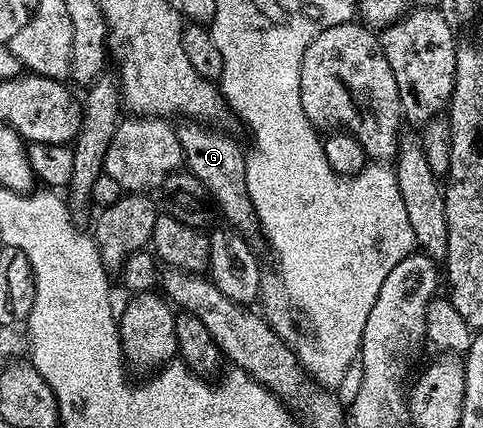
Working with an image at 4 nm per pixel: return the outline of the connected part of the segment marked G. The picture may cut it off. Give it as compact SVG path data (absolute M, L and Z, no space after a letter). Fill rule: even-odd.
M190 119L184 120L178 126L179 142L183 148L183 160L185 162L186 172L197 175L197 179L201 179L201 183L205 183L207 188L208 198L223 212L223 217L228 226L233 229L238 229L240 233L250 234L250 229L254 230L257 225L257 214L253 203L249 199L249 191L245 183L245 163L247 162L247 154L244 146L239 146L233 138L227 133L222 133L222 128L216 127L211 123L202 121L193 121Z

